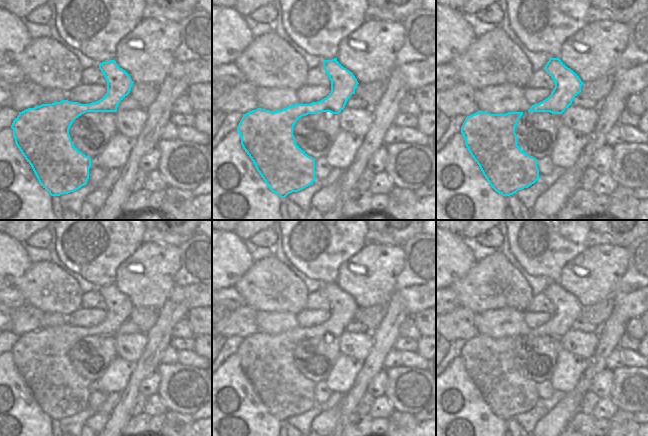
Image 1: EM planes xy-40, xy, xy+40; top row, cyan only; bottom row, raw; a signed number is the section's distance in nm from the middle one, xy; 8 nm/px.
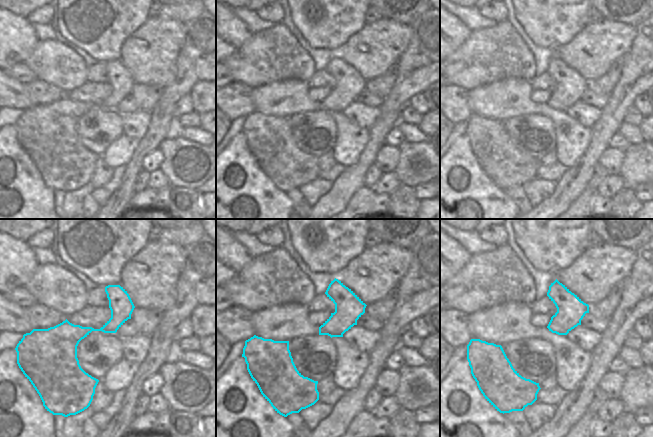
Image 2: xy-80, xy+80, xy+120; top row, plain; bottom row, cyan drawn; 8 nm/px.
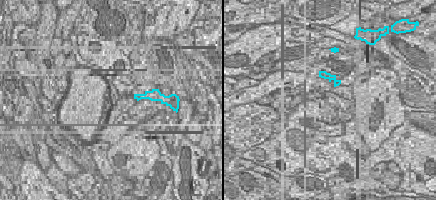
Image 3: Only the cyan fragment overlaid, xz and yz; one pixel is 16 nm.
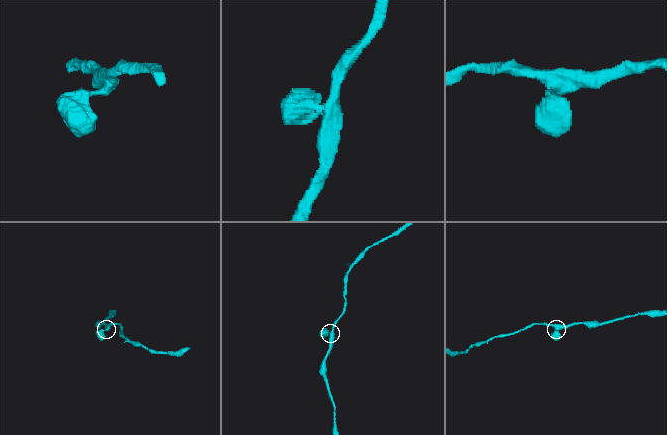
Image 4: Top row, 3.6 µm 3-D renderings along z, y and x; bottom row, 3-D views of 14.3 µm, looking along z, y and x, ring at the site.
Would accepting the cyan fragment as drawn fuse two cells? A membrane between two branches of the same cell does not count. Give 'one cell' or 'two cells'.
one cell

